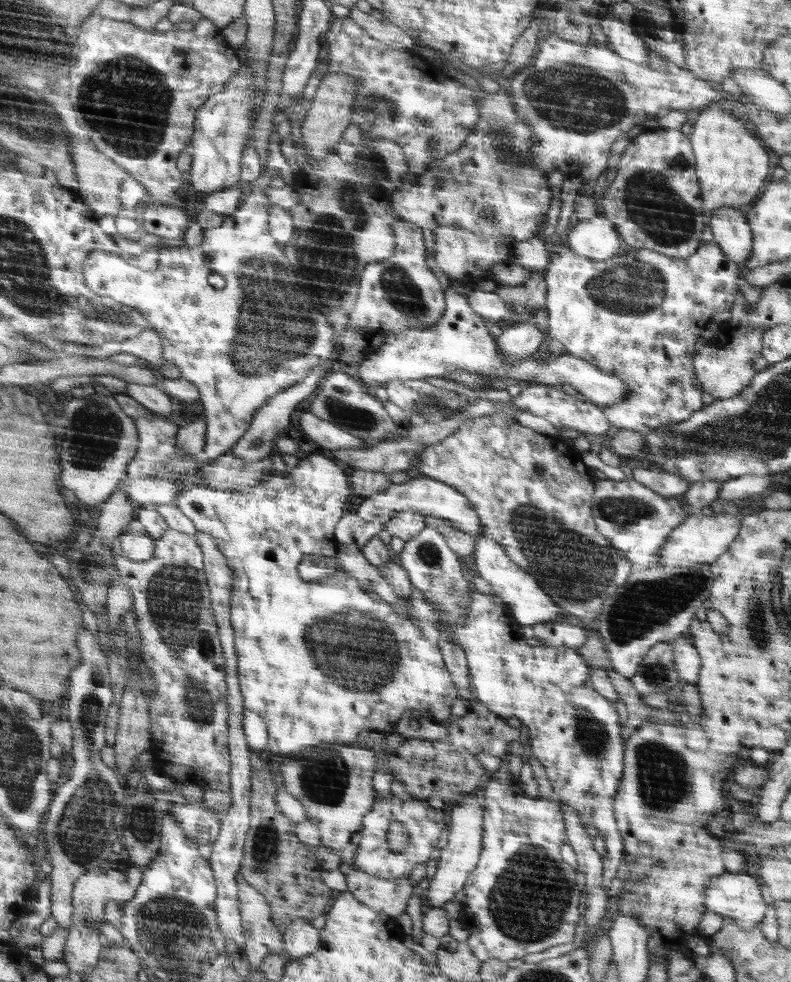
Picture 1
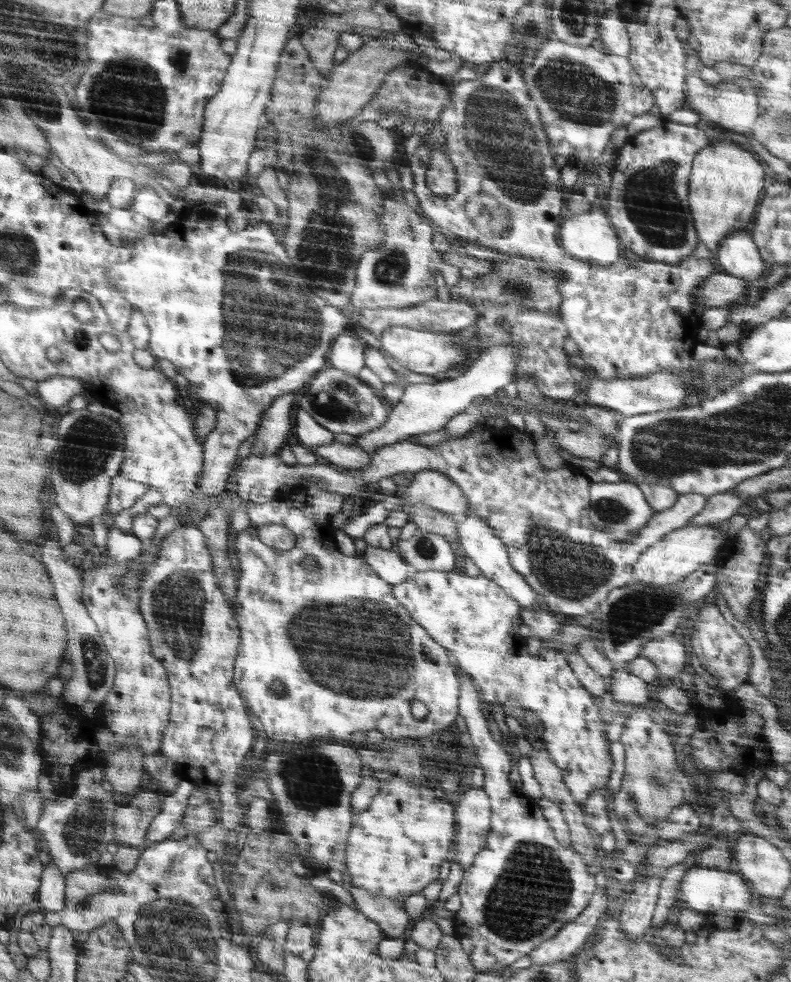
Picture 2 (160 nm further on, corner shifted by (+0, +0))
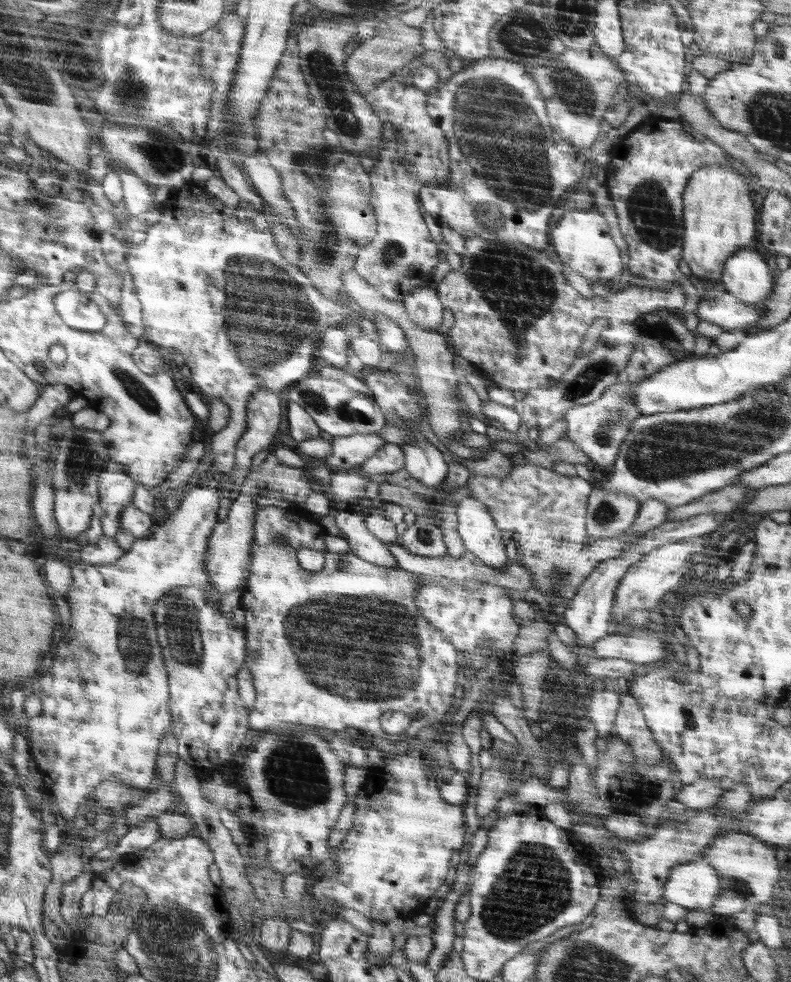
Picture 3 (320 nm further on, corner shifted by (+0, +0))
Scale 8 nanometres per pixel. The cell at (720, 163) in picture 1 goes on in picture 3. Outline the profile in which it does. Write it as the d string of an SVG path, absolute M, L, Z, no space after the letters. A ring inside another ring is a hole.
M734 161L728 165L720 164L706 165L700 167L695 174L692 174L688 181L687 188L683 192L683 259L690 268L691 277L699 285L711 285L714 282L721 282L723 270L729 258L739 252L742 246L750 244L756 234L756 212L752 198L748 194L746 182L734 170Z

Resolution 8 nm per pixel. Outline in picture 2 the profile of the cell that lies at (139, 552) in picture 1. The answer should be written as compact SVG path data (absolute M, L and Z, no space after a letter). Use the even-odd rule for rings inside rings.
M114 526L110 533L107 552L99 555L99 557L104 561L115 563L134 561L146 552L146 543L141 538L138 538L134 532L126 533Z

